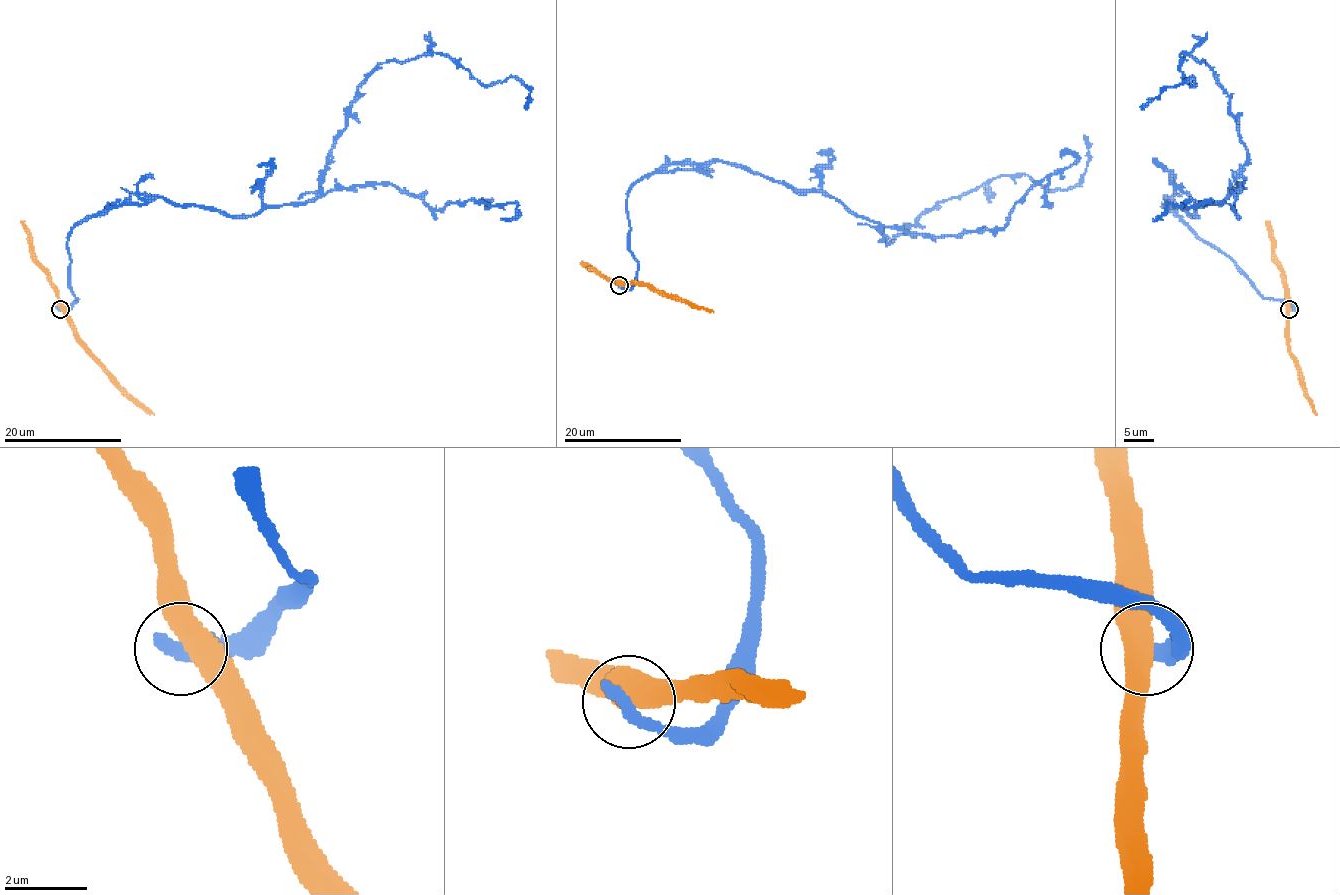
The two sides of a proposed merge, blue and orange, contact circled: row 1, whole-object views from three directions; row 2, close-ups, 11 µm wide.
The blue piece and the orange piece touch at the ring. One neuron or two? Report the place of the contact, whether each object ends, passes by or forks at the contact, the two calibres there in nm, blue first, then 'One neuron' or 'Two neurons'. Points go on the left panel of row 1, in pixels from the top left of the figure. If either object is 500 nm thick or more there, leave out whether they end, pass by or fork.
Place: (60, 309). Thickness 440 nm (blue) against 500 nm. Two neurons

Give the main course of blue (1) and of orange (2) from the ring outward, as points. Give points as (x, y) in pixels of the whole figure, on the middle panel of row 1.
1: (619, 284), (637, 261), (627, 192), (671, 164), (828, 193), (888, 243), (992, 179), (1073, 188), (1083, 135)
2: (619, 284), (647, 284), (713, 312)

